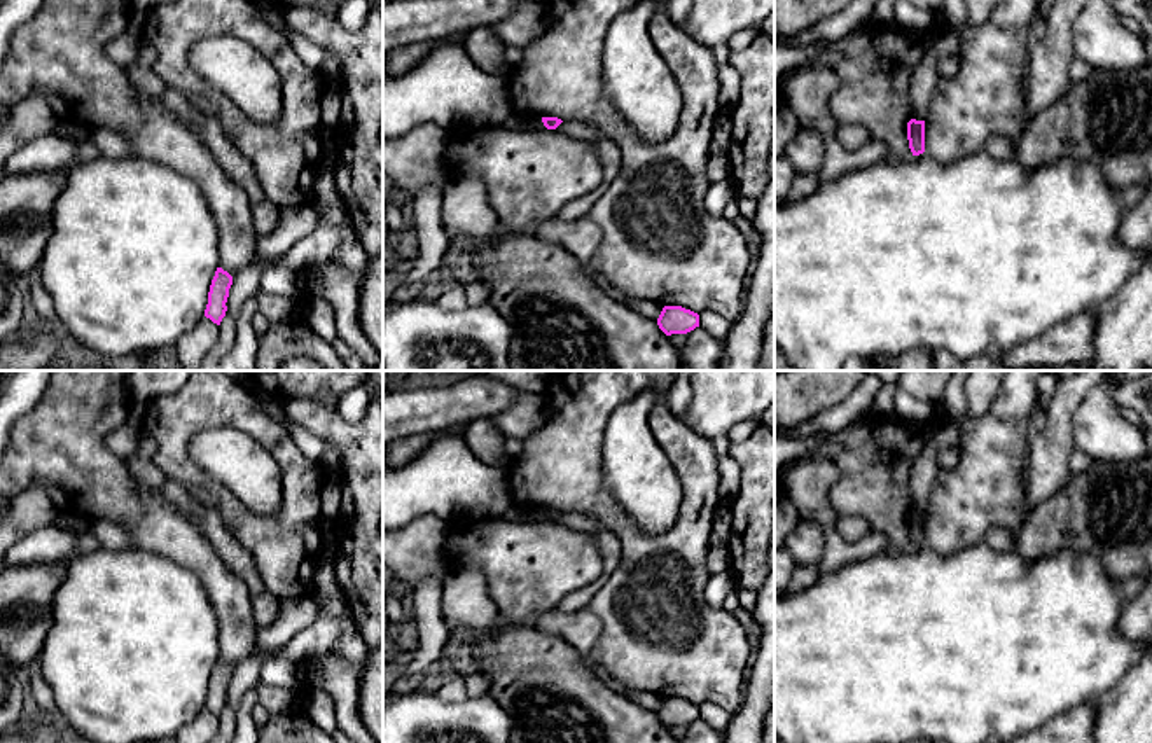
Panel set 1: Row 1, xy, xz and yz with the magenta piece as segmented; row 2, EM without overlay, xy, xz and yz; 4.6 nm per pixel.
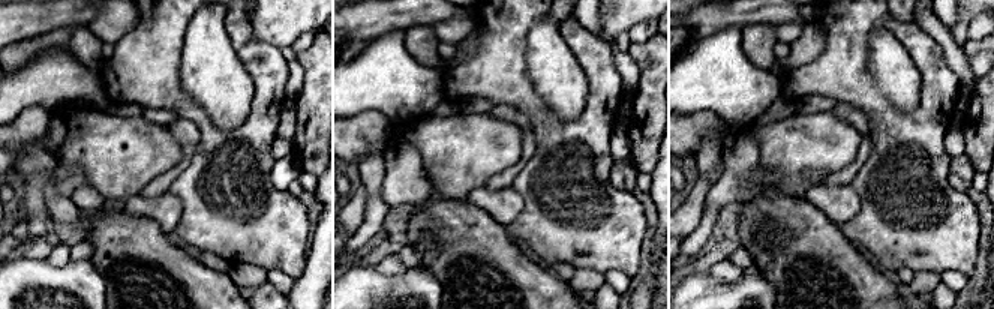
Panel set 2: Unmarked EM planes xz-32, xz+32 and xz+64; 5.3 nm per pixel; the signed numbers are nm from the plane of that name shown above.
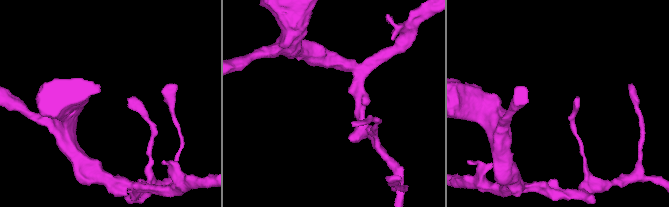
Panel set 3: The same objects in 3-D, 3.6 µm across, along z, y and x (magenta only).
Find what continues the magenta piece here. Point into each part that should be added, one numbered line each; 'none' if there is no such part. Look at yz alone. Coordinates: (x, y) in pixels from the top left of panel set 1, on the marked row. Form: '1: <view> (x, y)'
none

